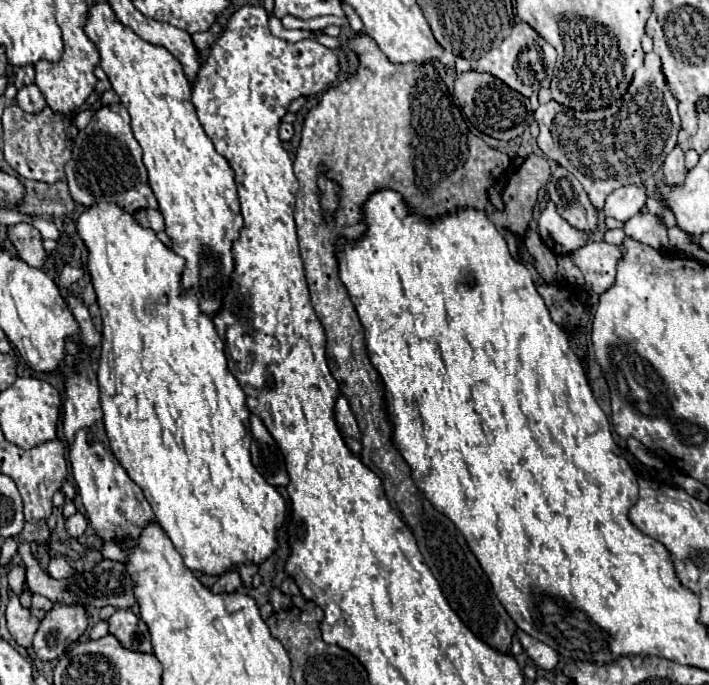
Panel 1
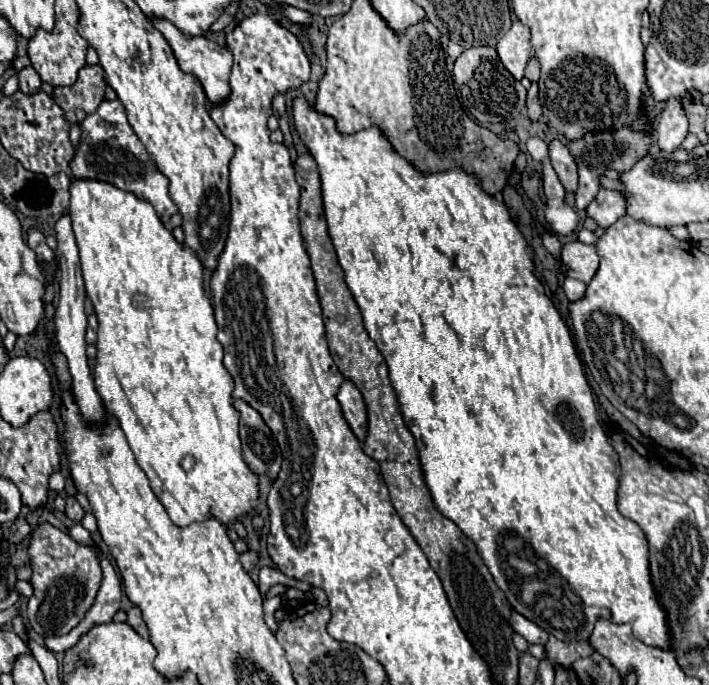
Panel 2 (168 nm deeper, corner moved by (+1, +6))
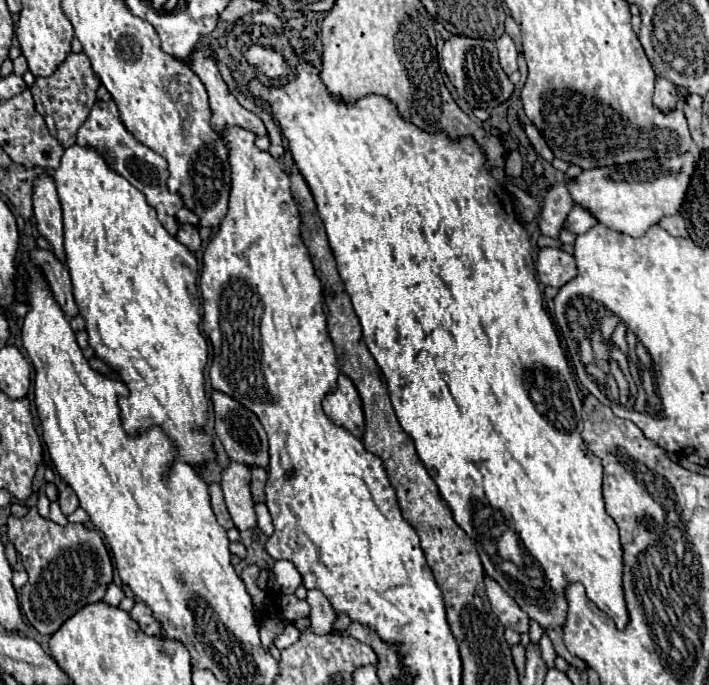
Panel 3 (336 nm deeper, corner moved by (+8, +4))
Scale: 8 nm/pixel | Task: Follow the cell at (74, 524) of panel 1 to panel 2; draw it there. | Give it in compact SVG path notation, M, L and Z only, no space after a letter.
M69 496L67 498L67 508L65 508L65 514L67 514L67 518L69 520L73 520L73 522L79 522L81 518L83 518L83 508L81 508L81 504L73 498L73 496Z

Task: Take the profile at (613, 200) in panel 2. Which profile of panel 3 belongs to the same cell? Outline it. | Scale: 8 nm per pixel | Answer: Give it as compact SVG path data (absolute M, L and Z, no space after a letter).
M574 206L574 210L570 212L570 216L566 218L566 228L570 226L570 230L574 234L584 234L588 232L592 226L596 226L596 218L592 218L592 214L588 214L588 210L584 210L582 206Z

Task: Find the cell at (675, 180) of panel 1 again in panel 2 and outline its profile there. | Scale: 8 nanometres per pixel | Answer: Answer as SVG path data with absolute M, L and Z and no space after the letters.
M669 98L663 104L663 110L657 116L655 138L659 148L665 152L673 152L681 146L687 136L687 114L677 98Z

